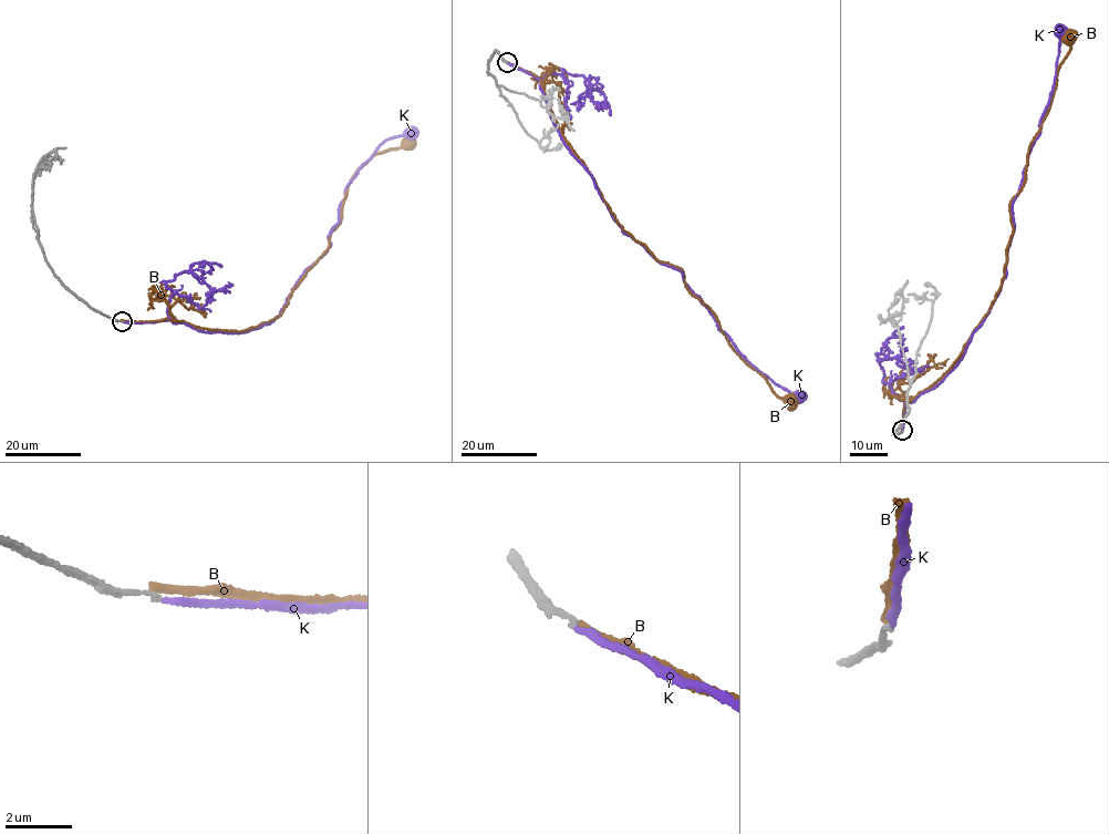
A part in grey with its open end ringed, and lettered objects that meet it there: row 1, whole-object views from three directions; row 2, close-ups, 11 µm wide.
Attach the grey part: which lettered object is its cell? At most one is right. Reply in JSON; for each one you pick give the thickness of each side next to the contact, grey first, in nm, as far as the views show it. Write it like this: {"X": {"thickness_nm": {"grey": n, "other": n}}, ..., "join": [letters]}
{"K": {"thickness_nm": {"grey": 150, "other": 170}}, "join": ["K"]}

